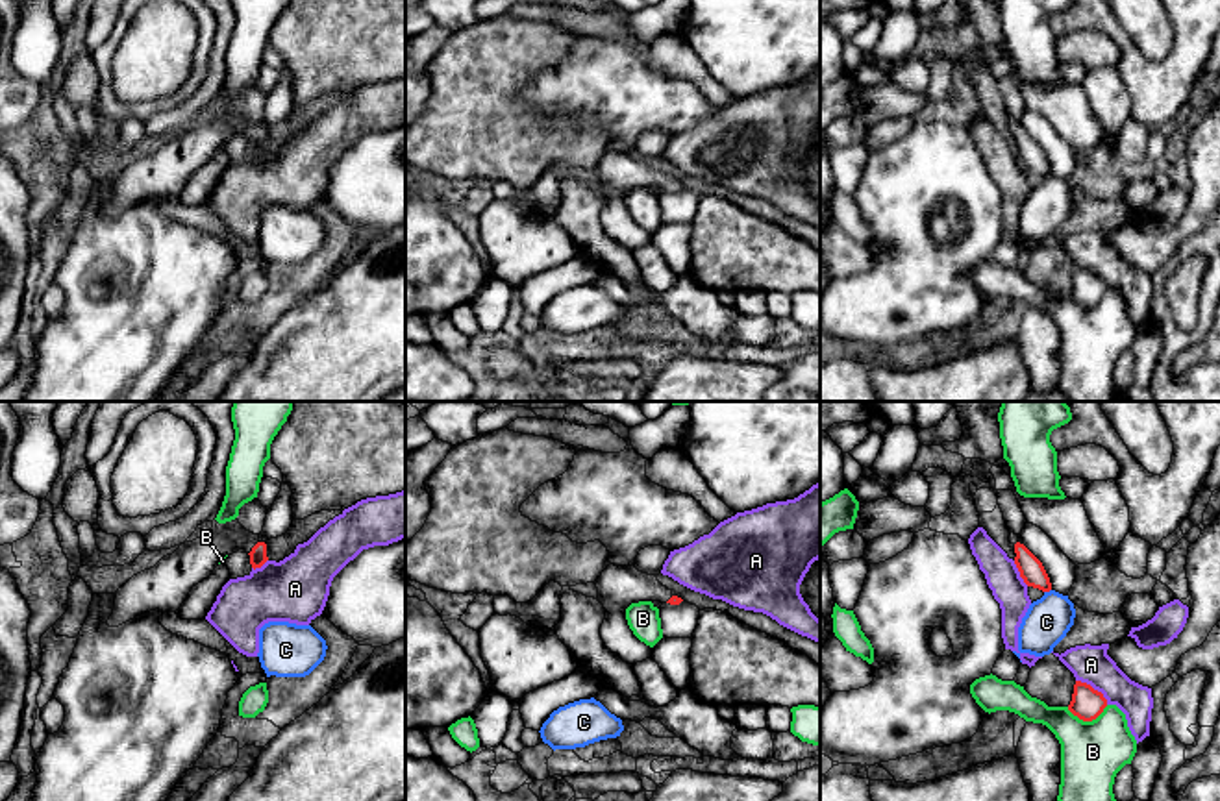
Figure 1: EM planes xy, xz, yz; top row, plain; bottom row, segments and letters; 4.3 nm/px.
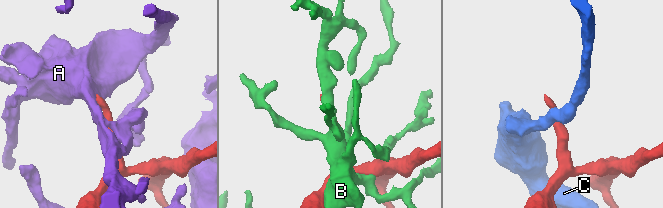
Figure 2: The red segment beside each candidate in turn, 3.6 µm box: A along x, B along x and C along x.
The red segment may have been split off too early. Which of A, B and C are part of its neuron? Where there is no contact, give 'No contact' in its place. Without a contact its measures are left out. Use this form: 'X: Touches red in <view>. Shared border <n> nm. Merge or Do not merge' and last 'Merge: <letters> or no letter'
A: Touches red in yz. Shared border 180 nm. Do not merge
B: Touches red in yz. Shared border 180 nm. Do not merge
C: Touches red in yz. Shared border 40 nm. Do not merge
Merge: no letter

